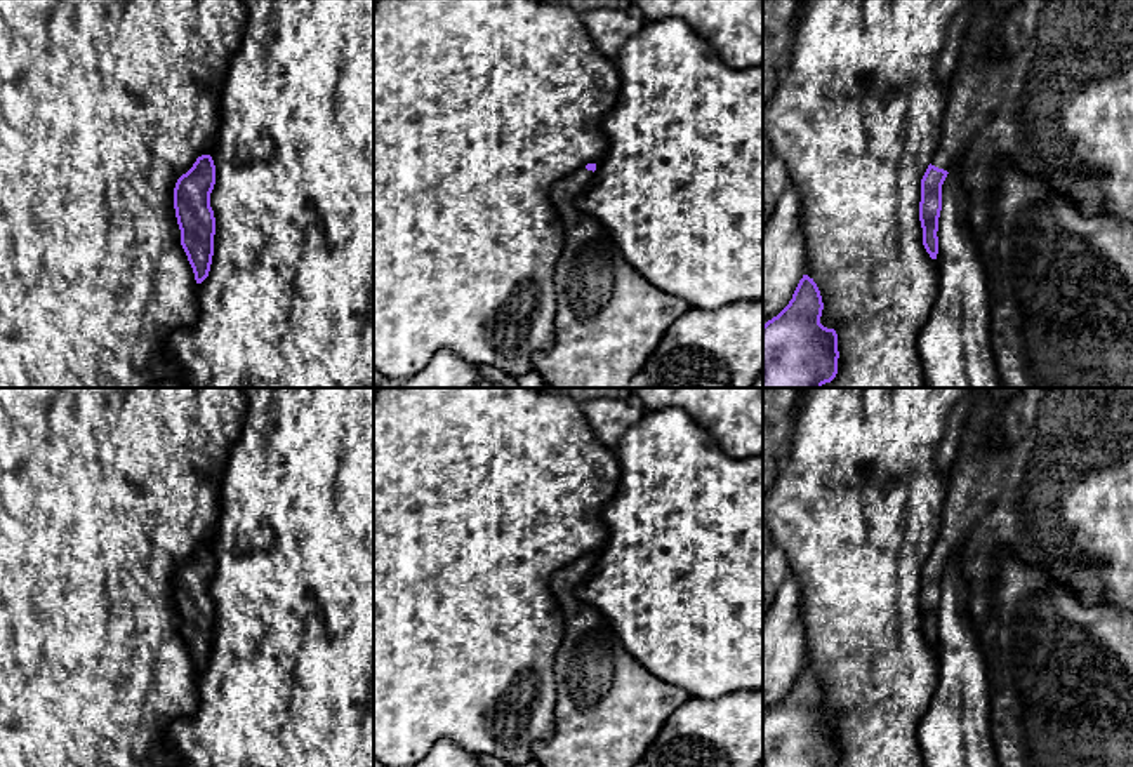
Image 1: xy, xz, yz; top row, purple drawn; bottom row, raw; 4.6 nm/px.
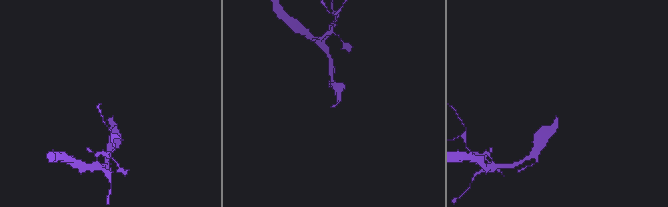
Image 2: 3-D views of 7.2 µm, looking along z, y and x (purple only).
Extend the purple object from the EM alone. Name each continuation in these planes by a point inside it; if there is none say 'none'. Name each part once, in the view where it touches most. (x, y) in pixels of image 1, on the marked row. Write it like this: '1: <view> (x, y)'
1: yz (1060, 101)

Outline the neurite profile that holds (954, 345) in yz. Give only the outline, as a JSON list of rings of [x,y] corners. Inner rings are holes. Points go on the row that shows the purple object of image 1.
[[[957,160],[942,184],[938,292],[919,334],[924,388],[1001,388],[977,237],[968,228],[971,163]]]

